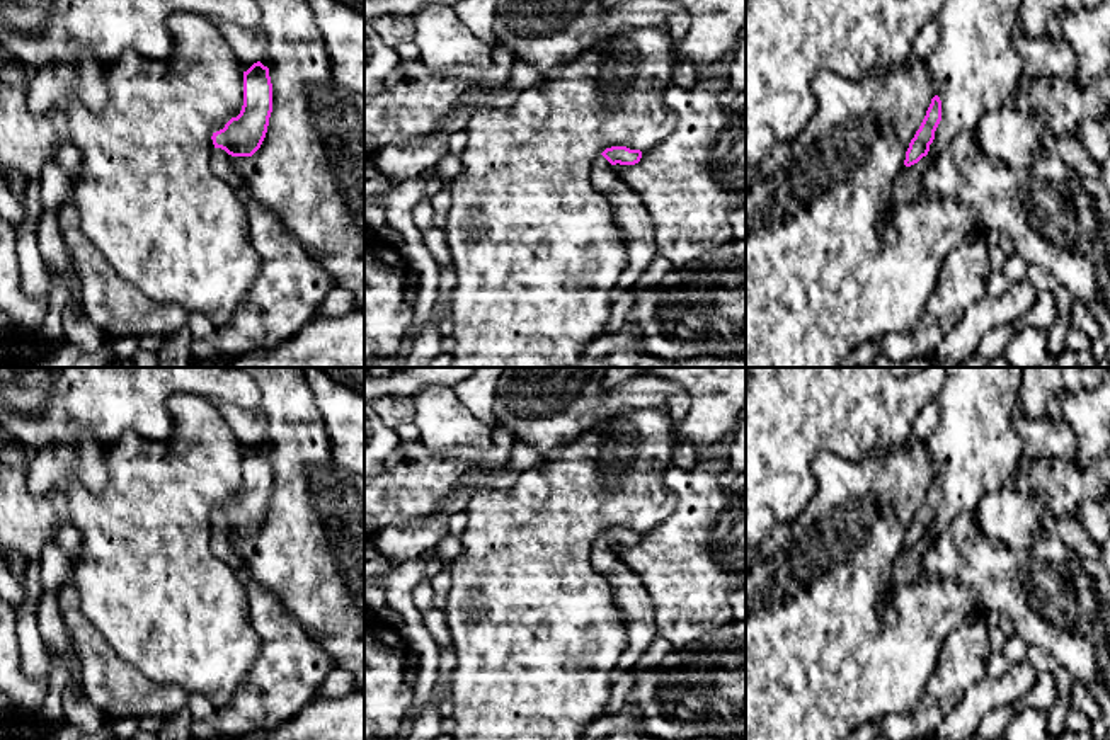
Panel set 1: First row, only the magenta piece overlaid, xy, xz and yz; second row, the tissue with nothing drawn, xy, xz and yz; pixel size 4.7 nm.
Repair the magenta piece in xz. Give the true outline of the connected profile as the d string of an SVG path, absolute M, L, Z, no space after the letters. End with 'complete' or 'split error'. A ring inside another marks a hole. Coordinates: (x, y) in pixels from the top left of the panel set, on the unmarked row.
M611 527L596 539L591 553L591 565L608 582L625 623L627 641L618 662L620 669L632 669L657 636L650 594L642 578L615 551L616 544L635 546L640 539L640 531Z; split error

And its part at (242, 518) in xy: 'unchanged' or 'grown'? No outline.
grown

